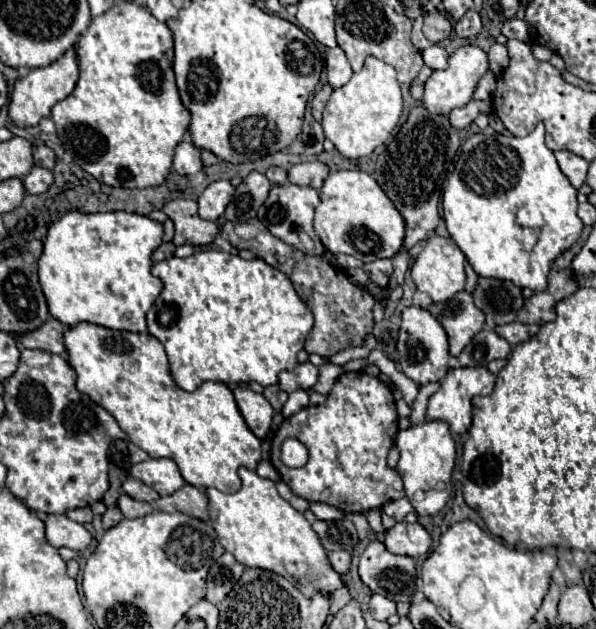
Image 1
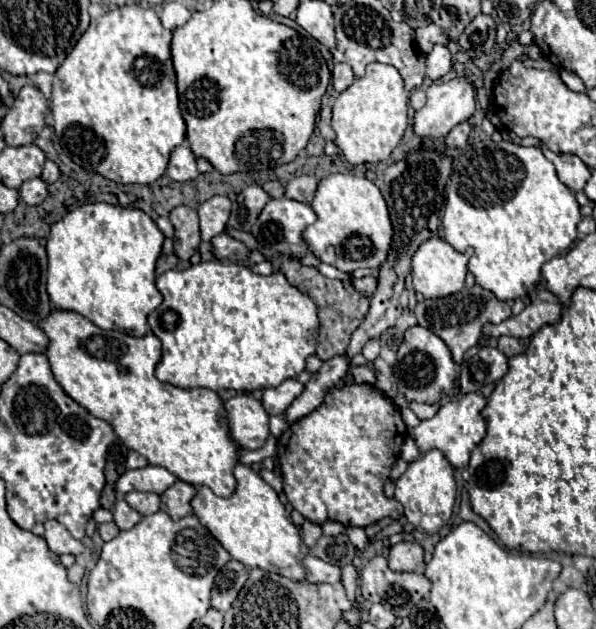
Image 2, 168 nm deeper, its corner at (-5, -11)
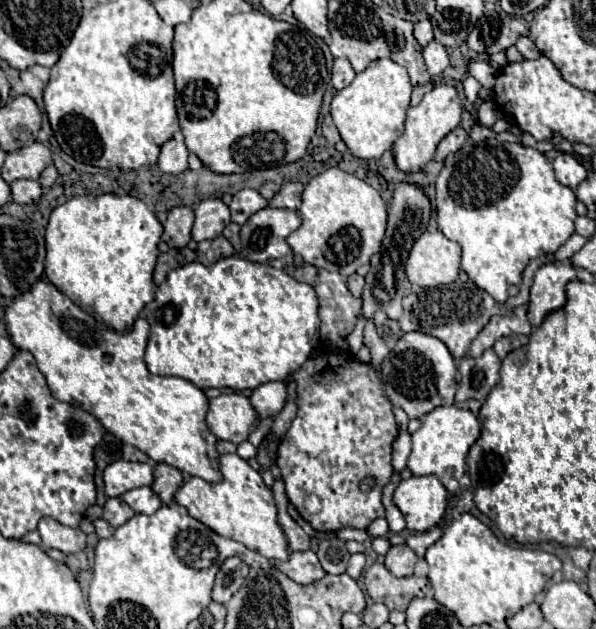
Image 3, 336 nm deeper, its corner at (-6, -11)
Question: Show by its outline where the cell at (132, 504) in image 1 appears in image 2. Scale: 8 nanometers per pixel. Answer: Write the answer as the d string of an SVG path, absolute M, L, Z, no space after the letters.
M117 498L115 502L115 510L113 510L113 516L115 516L115 524L119 526L119 530L131 530L135 524L141 522L141 514L137 510L133 510L123 498Z

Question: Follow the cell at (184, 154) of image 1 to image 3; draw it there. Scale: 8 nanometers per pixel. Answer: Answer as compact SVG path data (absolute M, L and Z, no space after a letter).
M176 132L168 142L162 144L160 164L156 166L160 166L160 170L168 174L180 174L188 170L188 148L184 144L182 132Z

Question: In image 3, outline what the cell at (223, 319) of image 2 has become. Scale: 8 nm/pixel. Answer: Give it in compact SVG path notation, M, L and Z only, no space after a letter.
M238 256L222 258L210 266L192 262L174 268L166 282L158 286L154 300L144 306L144 318L150 322L150 338L144 356L148 370L158 376L184 378L200 390L252 390L264 382L286 380L290 372L298 370L308 360L316 338L320 338L318 298L314 288L268 264L248 262Z

